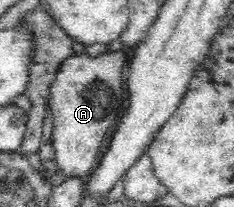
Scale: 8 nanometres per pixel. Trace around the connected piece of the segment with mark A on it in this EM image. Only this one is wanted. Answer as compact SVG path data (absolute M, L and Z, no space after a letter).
M106 51L96 57L82 53L62 62L56 80L50 86L48 106L53 122L52 157L66 177L85 180L97 168L102 142L108 130L118 122L118 118L106 118L106 114L112 114L118 108L120 96L124 94L124 66L126 58L122 51Z

